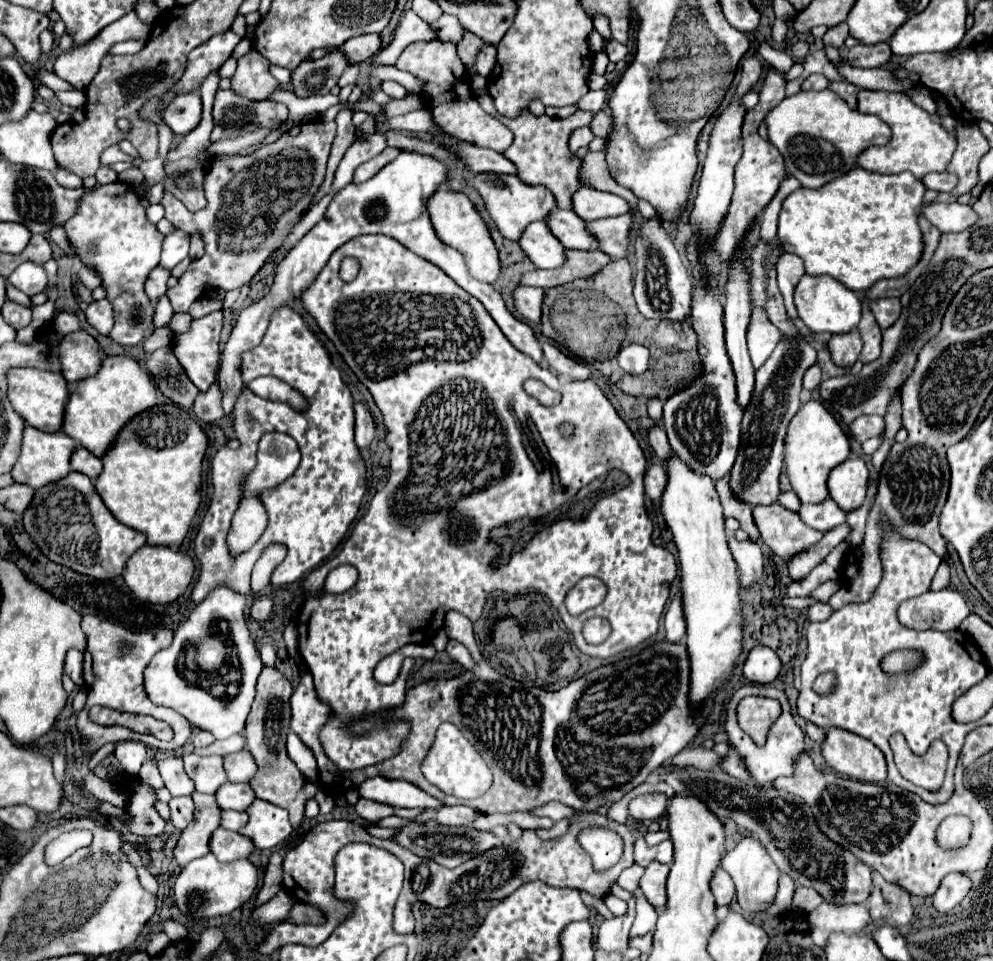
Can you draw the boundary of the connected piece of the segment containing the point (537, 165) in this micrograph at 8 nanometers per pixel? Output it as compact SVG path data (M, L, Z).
M479 89L475 95L479 97L477 100L488 115L496 117L500 123L504 123L514 133L514 143L504 151L504 155L516 165L518 177L528 185L544 185L544 187L552 189L560 209L572 209L572 195L582 187L582 181L580 181L582 159L574 157L574 153L568 147L568 139L574 129L590 125L596 113L594 111L576 111L568 119L550 119L546 115L534 117L530 111L524 111L520 117L508 119L508 117L498 115L494 101L487 89Z

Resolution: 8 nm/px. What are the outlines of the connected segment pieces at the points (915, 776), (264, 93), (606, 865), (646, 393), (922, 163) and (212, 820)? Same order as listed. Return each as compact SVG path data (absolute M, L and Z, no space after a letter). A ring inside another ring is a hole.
M896 733L890 737L890 747L894 751L894 761L898 771L912 783L926 787L930 791L936 791L942 787L944 781L944 771L946 771L946 759L948 759L948 749L942 741L934 741L926 755L918 757L914 755L906 739Z
M254 49L238 61L238 71L232 77L232 89L248 99L268 99L278 89L292 91L292 83L280 83L270 73L270 63Z
M584 827L578 833L578 843L592 857L594 871L606 871L614 867L624 853L622 837L610 827Z
M620 259L620 261L612 261L612 265L606 265L600 273L596 273L596 277L586 277L580 281L572 281L568 285L548 289L546 297L544 297L544 309L542 309L542 333L558 345L564 343L564 349L568 349L576 357L582 357L584 363L596 367L604 377L612 379L612 383L616 383L620 389L624 389L624 393L634 395L634 397L668 399L674 393L678 393L680 389L690 387L692 381L696 381L702 373L702 359L698 353L698 337L688 319L682 323L680 321L672 323L672 321L652 321L652 319L646 319L644 315L640 315L636 309L630 285L632 285L632 265L626 259ZM616 331L622 337L622 341L620 341L622 347L628 343L640 343L650 349L650 353L652 353L650 369L644 375L632 377L618 367L618 363L616 363L616 355L618 355Z
M860 89L858 91L858 111L880 117L892 129L892 139L888 145L870 147L858 157L860 167L864 167L872 173L886 173L886 175L910 171L918 179L922 179L924 175L928 175L932 171L946 171L946 167L956 151L956 137L950 135L934 115L930 115L924 109L920 109L918 105L914 105L908 95Z
M194 793L192 795L196 803L196 817L188 829L182 831L178 845L174 849L174 857L180 867L184 867L188 861L208 855L208 843L214 833L214 829L220 827L222 819L222 809L216 803L214 795L204 795L204 793Z

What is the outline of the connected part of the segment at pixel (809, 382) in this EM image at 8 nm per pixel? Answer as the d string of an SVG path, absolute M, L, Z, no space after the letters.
M812 365L804 375L804 387L806 389L816 389L820 385L820 381L822 381L822 371L820 371L818 365Z

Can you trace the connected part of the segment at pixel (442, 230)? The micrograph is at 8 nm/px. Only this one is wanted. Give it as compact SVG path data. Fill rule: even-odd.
M440 189L432 195L432 225L438 233L438 237L446 243L452 245L454 249L460 249L468 261L468 269L472 273L474 279L484 281L484 283L494 283L500 275L500 259L498 259L498 249L494 245L494 239L490 235L488 225L484 223L484 219L480 217L480 213L476 211L474 203L458 191L450 191L450 189Z

